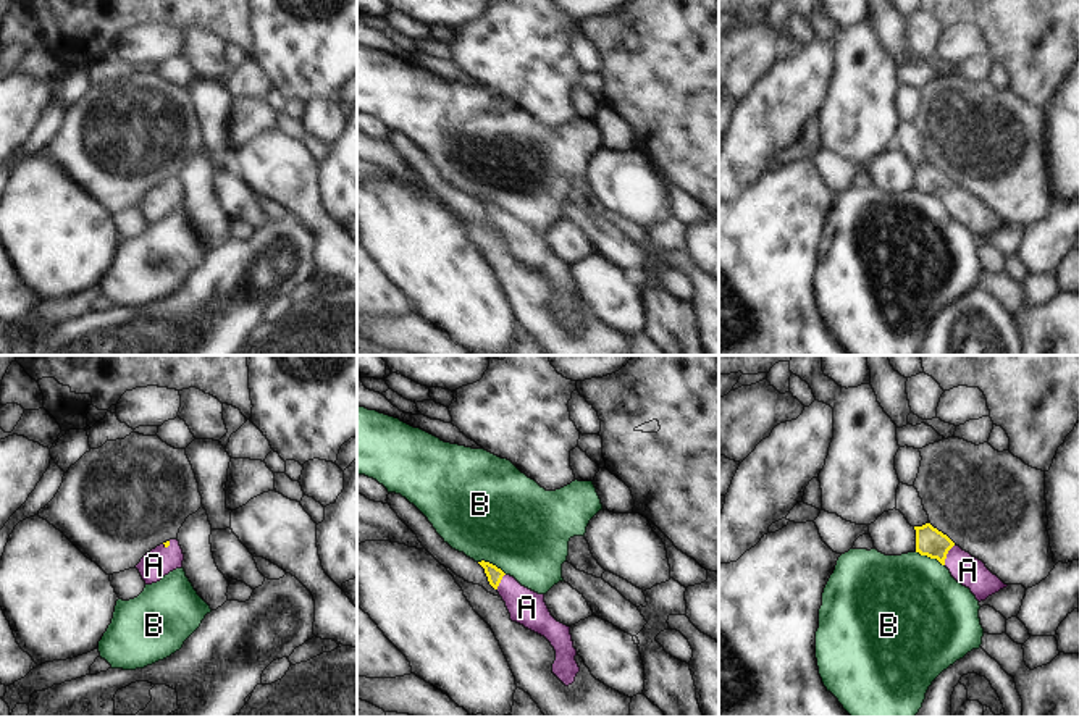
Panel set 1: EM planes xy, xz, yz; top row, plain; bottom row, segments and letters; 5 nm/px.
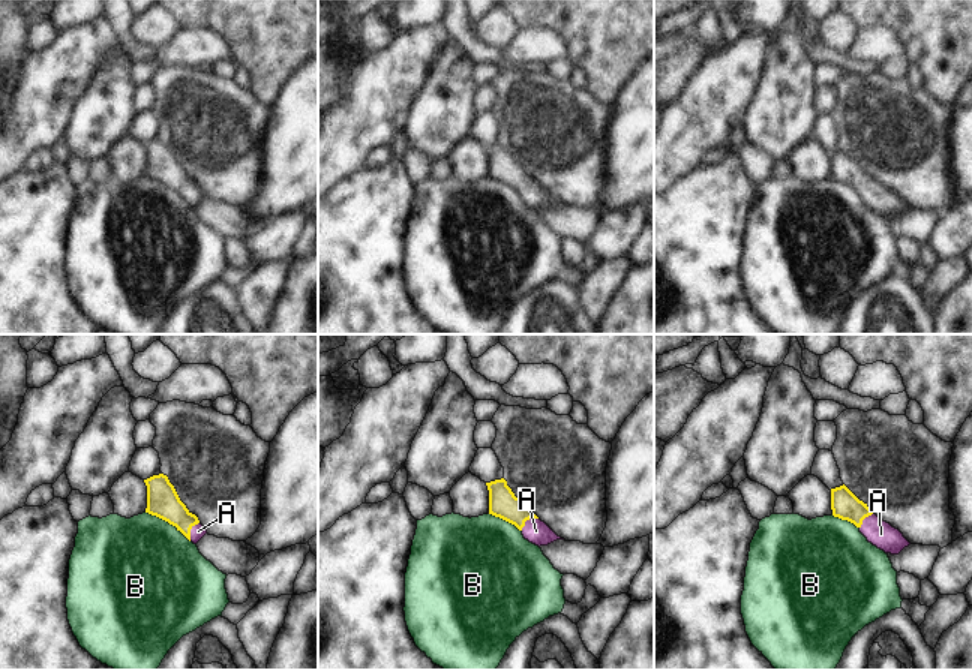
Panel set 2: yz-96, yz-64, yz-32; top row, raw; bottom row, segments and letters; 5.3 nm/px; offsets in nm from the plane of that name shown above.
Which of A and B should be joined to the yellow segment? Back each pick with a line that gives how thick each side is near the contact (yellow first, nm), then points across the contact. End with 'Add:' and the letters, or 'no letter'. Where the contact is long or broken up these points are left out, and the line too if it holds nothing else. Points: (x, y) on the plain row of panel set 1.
A: calibres 140 and 150 nm; way yz (929, 180), (947, 191), (968, 209)
Add: A

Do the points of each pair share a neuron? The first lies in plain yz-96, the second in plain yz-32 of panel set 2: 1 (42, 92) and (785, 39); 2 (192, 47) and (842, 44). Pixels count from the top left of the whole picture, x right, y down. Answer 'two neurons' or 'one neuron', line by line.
1: two neurons
2: two neurons

